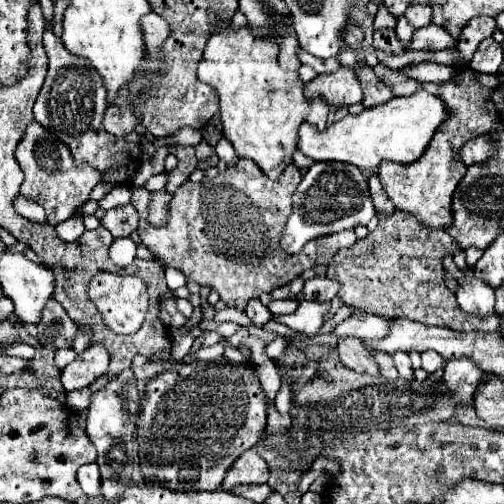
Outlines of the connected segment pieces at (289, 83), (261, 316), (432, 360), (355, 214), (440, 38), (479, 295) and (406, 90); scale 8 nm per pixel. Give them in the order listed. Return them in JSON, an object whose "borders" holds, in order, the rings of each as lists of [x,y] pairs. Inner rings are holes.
{"borders":[[[[218,20],[214,26],[216,30],[210,34],[198,64],[198,80],[216,90],[224,136],[232,142],[236,154],[254,160],[274,180],[290,164],[300,124],[310,120],[318,130],[324,130],[328,106],[322,98],[310,102],[298,72],[278,66],[278,44],[274,44],[274,38],[258,38],[250,26],[234,30],[228,20]]],[[[252,298],[252,300],[246,304],[246,316],[248,316],[256,326],[262,326],[262,324],[266,324],[266,322],[272,318],[270,310],[268,310],[258,298]]],[[[426,350],[426,352],[422,352],[420,356],[422,356],[422,368],[424,368],[428,374],[432,374],[432,372],[444,362],[444,358],[442,358],[440,354],[434,354],[432,350]]],[[[316,162],[302,176],[302,182],[294,192],[292,214],[284,226],[280,246],[290,254],[298,254],[306,242],[326,234],[354,230],[360,224],[366,226],[374,216],[376,210],[368,192],[368,180],[362,170],[342,162]]],[[[436,24],[430,26],[422,26],[422,30],[414,30],[414,38],[408,44],[408,50],[416,52],[416,50],[424,50],[424,48],[432,48],[432,50],[442,50],[442,48],[450,48],[454,46],[456,40],[446,34],[446,30],[442,30]]],[[[472,268],[460,270],[464,276],[456,284],[456,298],[458,306],[468,314],[488,316],[494,312],[494,288],[486,286],[484,282],[478,282],[478,276]]],[[[378,64],[378,66],[374,66],[374,74],[392,90],[394,96],[410,96],[422,88],[422,84],[418,80],[408,78],[400,68],[392,70],[384,64]]]]}

